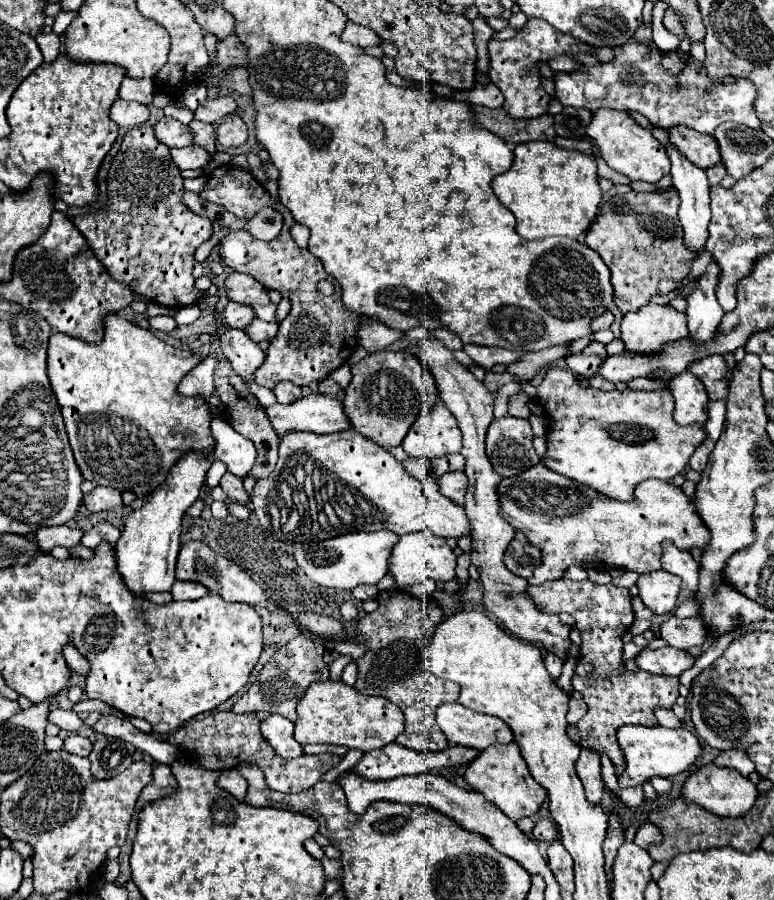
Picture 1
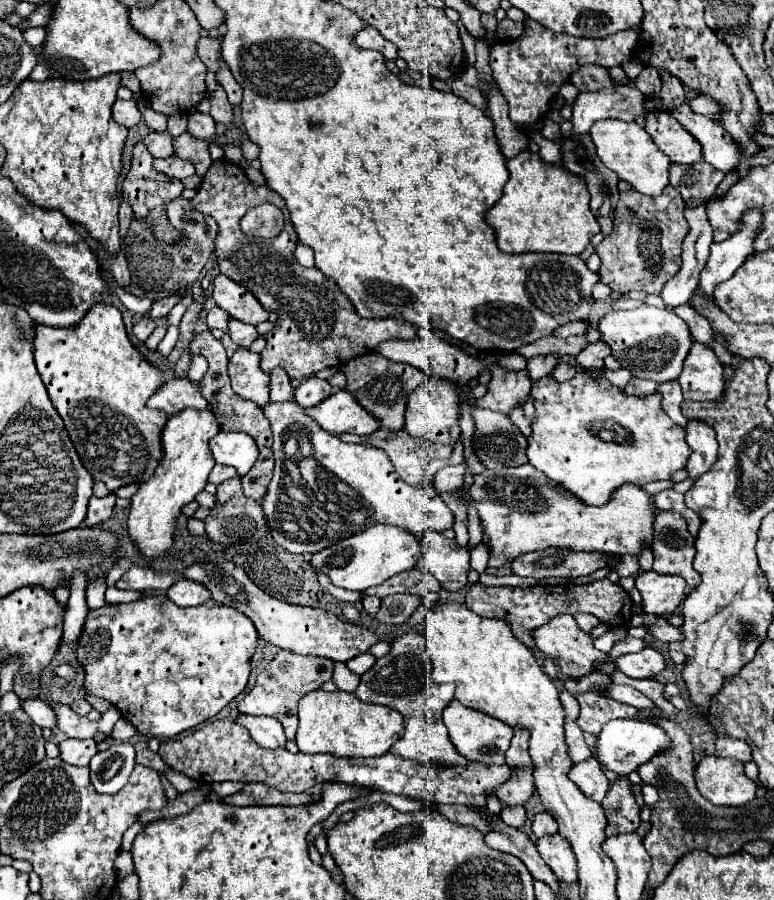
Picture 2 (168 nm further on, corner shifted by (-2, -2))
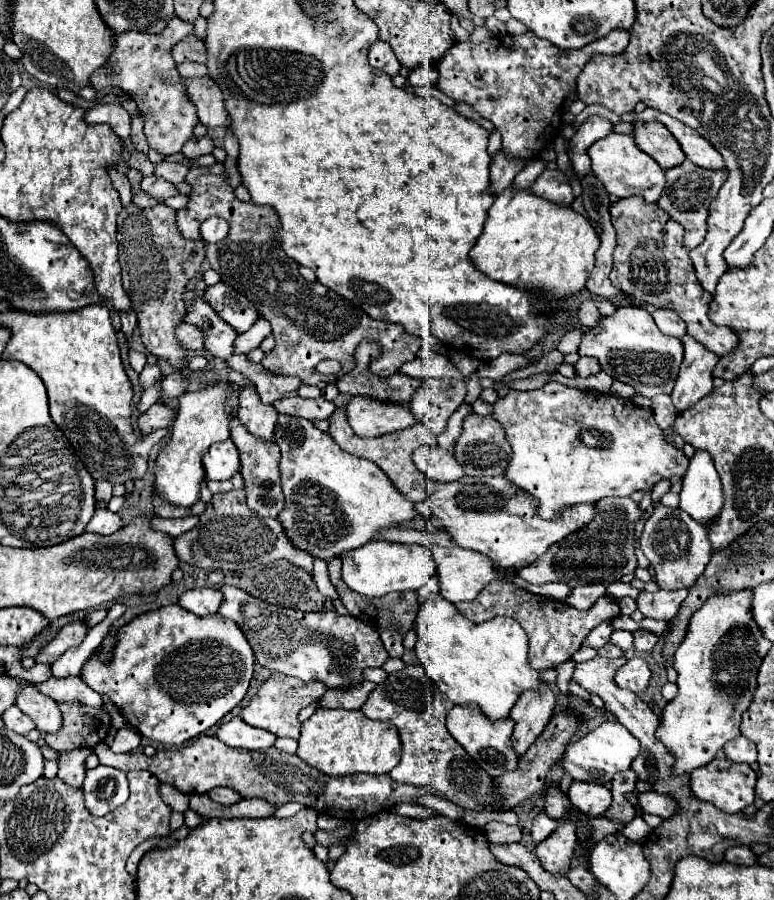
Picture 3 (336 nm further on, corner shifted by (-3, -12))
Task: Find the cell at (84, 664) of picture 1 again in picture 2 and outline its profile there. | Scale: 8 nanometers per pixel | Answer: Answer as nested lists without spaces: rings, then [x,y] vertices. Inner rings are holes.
[[[74,576],[74,584],[70,588],[70,600],[64,612],[64,642],[74,642],[84,626],[88,606],[86,606],[86,576]]]

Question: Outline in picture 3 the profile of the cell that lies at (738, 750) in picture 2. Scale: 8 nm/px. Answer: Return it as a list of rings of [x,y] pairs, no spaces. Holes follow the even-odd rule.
[[[739,736],[739,738],[731,740],[731,742],[727,742],[723,752],[725,752],[725,758],[731,760],[731,762],[743,762],[743,764],[757,762],[757,748],[745,736]]]

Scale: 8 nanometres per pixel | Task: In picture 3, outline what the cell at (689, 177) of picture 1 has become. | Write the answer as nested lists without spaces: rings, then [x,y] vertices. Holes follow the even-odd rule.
[[[655,310],[653,320],[659,326],[659,330],[663,330],[663,334],[677,338],[685,336],[685,322],[675,314],[675,310]]]

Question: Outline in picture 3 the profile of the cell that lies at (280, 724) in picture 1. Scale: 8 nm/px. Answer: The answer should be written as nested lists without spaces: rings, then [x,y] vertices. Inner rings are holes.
[[[239,716],[219,726],[217,738],[227,746],[243,748],[243,750],[269,750],[277,740],[275,734],[261,728],[253,728],[245,724]]]

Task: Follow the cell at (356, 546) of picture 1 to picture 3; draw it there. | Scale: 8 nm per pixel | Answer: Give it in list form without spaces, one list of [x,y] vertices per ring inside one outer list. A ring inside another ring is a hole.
[[[371,540],[361,548],[349,550],[347,554],[341,556],[341,562],[343,562],[341,578],[347,584],[347,588],[367,598],[379,598],[389,592],[417,590],[437,570],[431,552],[423,544],[397,544],[385,540]]]

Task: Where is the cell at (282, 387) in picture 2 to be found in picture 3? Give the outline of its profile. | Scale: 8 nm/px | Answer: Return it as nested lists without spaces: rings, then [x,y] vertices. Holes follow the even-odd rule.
[[[233,354],[227,364],[241,372],[259,392],[261,402],[263,404],[273,404],[279,398],[285,398],[287,394],[291,394],[293,390],[299,388],[299,378],[295,376],[281,376],[281,374],[271,374],[269,370],[265,370],[261,364],[253,364],[245,358],[245,354]]]

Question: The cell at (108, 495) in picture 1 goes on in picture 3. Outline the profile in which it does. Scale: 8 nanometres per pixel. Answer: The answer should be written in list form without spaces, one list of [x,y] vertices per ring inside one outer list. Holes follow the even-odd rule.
[[[97,508],[95,514],[93,514],[93,518],[91,518],[91,522],[87,524],[85,530],[87,532],[95,532],[95,534],[109,536],[109,534],[117,532],[119,528],[121,528],[121,518],[117,514],[113,514],[107,508]]]

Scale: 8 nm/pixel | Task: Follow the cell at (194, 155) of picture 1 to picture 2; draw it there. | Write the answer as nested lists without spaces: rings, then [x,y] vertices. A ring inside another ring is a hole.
[[[170,156],[164,160],[154,160],[154,170],[166,174],[168,178],[176,178],[176,180],[184,180],[194,174],[194,166],[186,164],[186,160],[178,160],[176,156]]]

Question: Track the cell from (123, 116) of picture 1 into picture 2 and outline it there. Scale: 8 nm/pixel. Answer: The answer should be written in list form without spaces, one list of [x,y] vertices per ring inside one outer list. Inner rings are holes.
[[[116,100],[112,106],[112,118],[126,128],[132,128],[142,120],[134,100]]]

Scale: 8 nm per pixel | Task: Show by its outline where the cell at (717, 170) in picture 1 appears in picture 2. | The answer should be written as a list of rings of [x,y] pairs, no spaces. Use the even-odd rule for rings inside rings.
[[[696,160],[688,168],[686,164],[670,164],[670,186],[680,192],[682,200],[686,202],[686,208],[696,208],[704,200],[708,200],[714,194],[714,188],[718,188],[718,184],[722,182],[722,176],[724,174],[716,170],[712,164],[708,164],[706,160]]]

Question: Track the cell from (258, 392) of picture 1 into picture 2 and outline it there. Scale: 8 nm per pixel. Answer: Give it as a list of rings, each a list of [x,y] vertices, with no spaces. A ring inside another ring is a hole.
[[[294,400],[290,402],[272,402],[268,404],[268,408],[264,410],[266,418],[272,424],[272,432],[274,432],[274,458],[276,458],[276,468],[274,468],[274,478],[270,482],[268,494],[262,502],[266,520],[270,524],[270,534],[276,540],[278,546],[282,546],[286,552],[292,554],[316,554],[344,538],[350,538],[374,524],[392,524],[398,528],[404,528],[408,532],[412,532],[414,536],[420,536],[426,530],[436,530],[442,532],[446,528],[452,528],[454,524],[454,516],[450,512],[450,508],[446,506],[446,502],[438,496],[438,492],[426,484],[422,488],[418,486],[410,486],[406,484],[398,472],[394,470],[394,466],[390,464],[390,458],[386,456],[386,452],[382,452],[380,448],[370,448],[370,446],[362,446],[362,444],[346,444],[340,442],[334,434],[322,430],[306,412],[304,408],[300,408]],[[290,436],[306,436],[310,440],[312,446],[312,456],[316,460],[316,470],[314,470],[314,478],[312,484],[308,484],[302,476],[298,466],[288,466],[286,462],[286,454],[284,454],[284,442]]]

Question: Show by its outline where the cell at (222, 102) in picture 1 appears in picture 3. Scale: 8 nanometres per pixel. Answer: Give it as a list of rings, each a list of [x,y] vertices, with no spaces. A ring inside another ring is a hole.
[[[203,136],[203,138],[189,138],[189,140],[185,142],[185,146],[183,146],[181,152],[183,152],[187,158],[199,158],[199,156],[203,156],[203,154],[211,154],[213,148],[215,148],[213,140],[211,140],[209,136]]]

